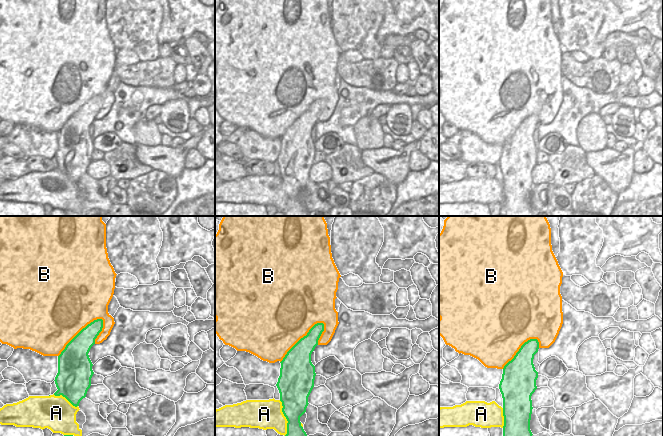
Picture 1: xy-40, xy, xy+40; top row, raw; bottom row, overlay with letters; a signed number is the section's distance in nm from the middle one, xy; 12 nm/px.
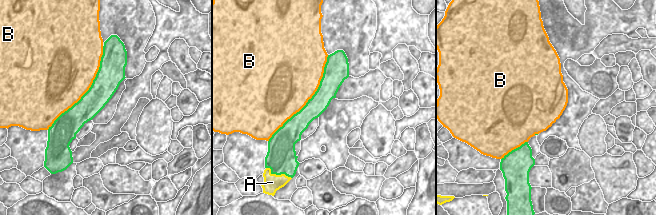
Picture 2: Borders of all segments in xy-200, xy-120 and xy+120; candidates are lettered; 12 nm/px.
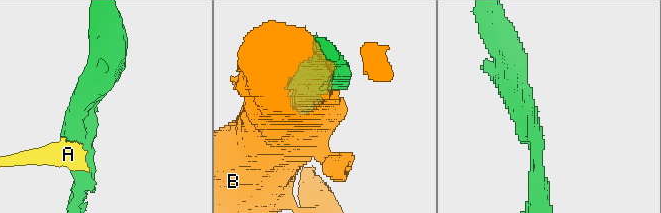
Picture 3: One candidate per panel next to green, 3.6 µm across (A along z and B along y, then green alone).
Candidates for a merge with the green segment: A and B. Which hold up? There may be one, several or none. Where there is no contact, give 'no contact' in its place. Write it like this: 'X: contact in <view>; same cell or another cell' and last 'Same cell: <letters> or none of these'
A: contact in xy; another cell
B: contact in xy-40; another cell
Same cell: none of these

